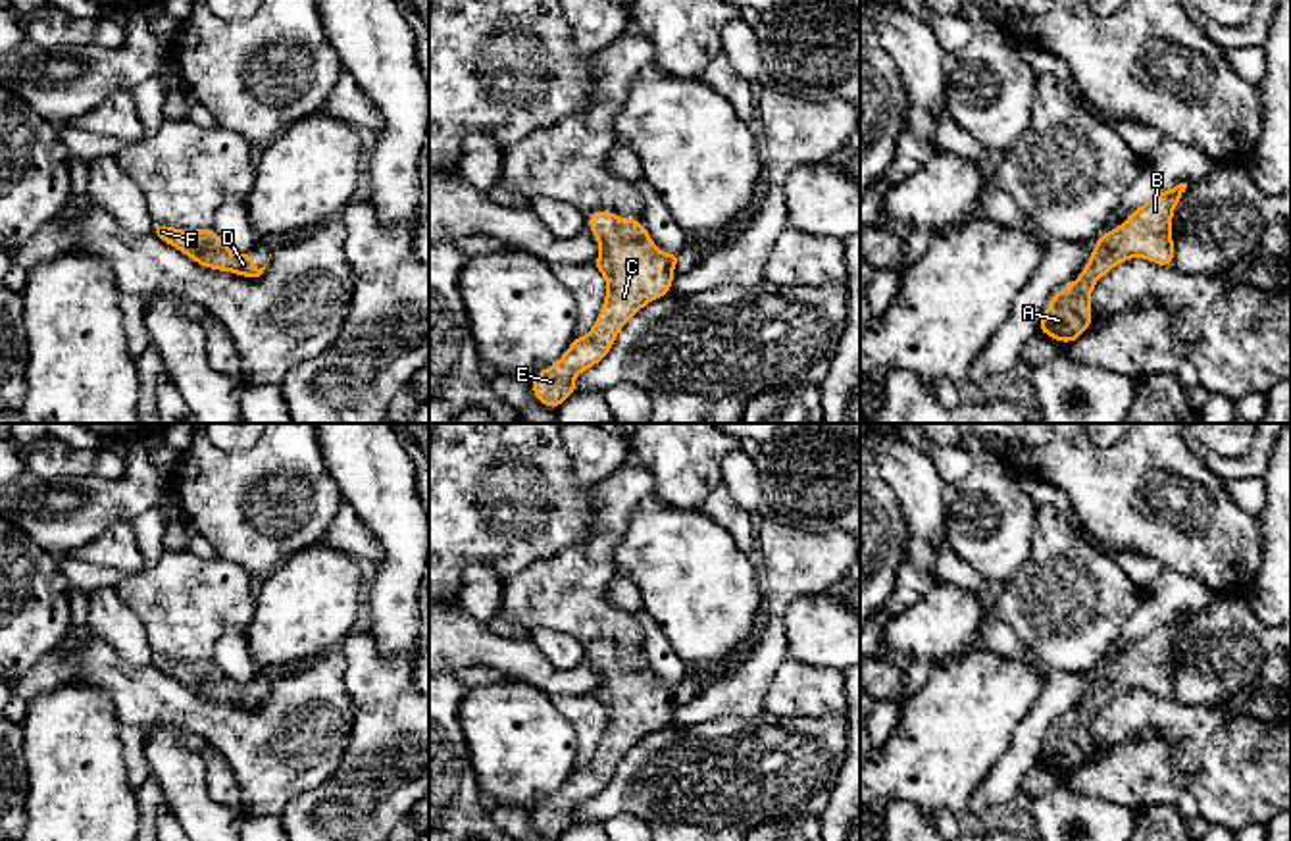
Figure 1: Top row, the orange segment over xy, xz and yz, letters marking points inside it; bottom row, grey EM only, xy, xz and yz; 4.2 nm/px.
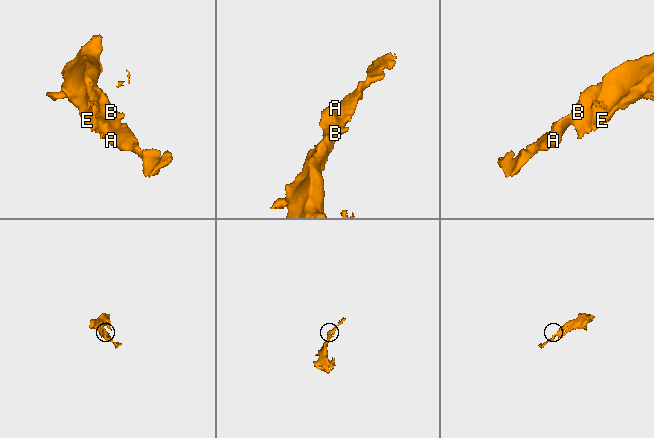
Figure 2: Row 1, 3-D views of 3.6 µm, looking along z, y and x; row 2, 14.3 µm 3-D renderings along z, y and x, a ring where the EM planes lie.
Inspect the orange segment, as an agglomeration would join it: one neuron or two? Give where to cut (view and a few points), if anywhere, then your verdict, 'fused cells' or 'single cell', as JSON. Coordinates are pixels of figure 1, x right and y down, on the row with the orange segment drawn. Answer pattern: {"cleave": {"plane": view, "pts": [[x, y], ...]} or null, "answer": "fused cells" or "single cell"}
{"cleave": null, "answer": "single cell"}

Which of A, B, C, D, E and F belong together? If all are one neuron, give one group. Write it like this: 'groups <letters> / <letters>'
groups A B C D E F

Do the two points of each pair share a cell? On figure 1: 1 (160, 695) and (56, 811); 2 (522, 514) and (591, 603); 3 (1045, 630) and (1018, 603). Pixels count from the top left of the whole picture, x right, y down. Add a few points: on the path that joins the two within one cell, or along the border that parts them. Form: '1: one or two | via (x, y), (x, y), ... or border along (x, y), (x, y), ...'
1: two | border along (93, 688), (108, 697), (122, 724)
2: two | border along (591, 530), (512, 576)
3: one | via (1039, 624), (1024, 609)

